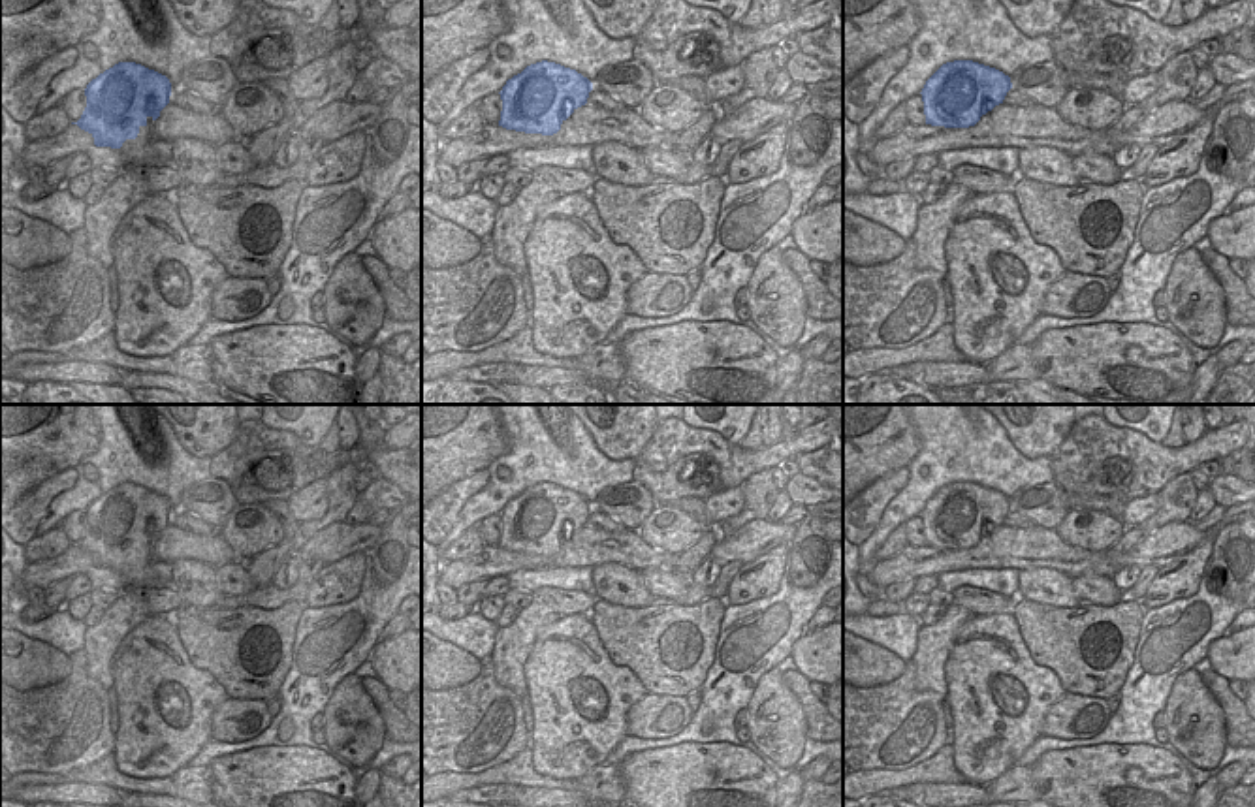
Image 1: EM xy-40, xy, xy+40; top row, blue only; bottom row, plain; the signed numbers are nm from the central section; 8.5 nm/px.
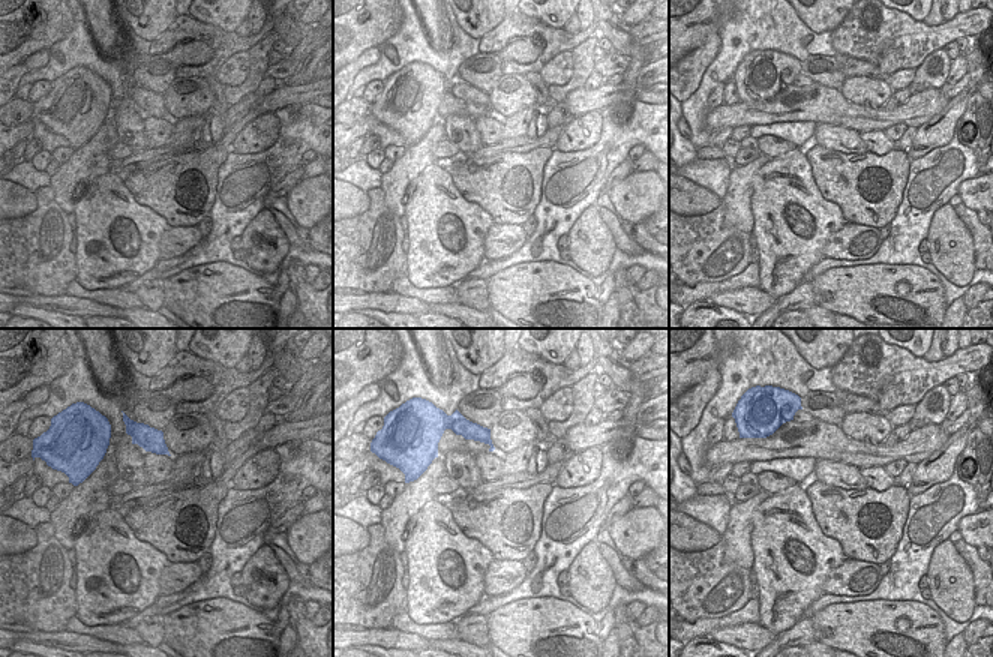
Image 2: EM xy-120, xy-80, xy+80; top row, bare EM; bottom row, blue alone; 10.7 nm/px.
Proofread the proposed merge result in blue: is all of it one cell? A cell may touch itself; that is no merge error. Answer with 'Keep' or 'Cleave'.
Cleave.

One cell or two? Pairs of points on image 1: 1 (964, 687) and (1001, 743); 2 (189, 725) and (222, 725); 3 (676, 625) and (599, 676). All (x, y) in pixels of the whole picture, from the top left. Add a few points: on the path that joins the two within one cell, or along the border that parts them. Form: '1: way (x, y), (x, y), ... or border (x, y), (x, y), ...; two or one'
1: way (979, 700), (994, 715), (994, 728); one
2: border (209, 719), (211, 738); two
3: border (595, 625), (606, 655), (623, 664), (650, 693); two

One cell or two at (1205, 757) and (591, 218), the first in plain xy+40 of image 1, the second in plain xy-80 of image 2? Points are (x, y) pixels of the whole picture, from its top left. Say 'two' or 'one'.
one

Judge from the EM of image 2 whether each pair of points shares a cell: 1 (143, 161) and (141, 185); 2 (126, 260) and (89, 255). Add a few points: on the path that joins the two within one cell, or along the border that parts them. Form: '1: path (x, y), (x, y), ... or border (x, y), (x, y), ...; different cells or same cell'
1: border (176, 155), (158, 159), (122, 180); different cells
2: path (117, 255), (98, 255); same cell

